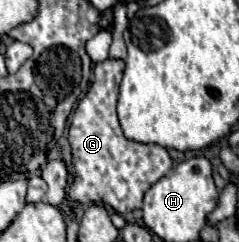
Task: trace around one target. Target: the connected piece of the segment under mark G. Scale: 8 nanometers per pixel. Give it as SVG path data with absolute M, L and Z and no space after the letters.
M106 59L94 65L94 81L82 101L78 101L74 117L68 127L68 143L72 147L74 181L68 197L76 203L110 205L116 213L126 215L142 207L142 197L158 179L172 169L168 151L156 143L138 143L124 137L118 117L116 101L124 73L122 59Z

